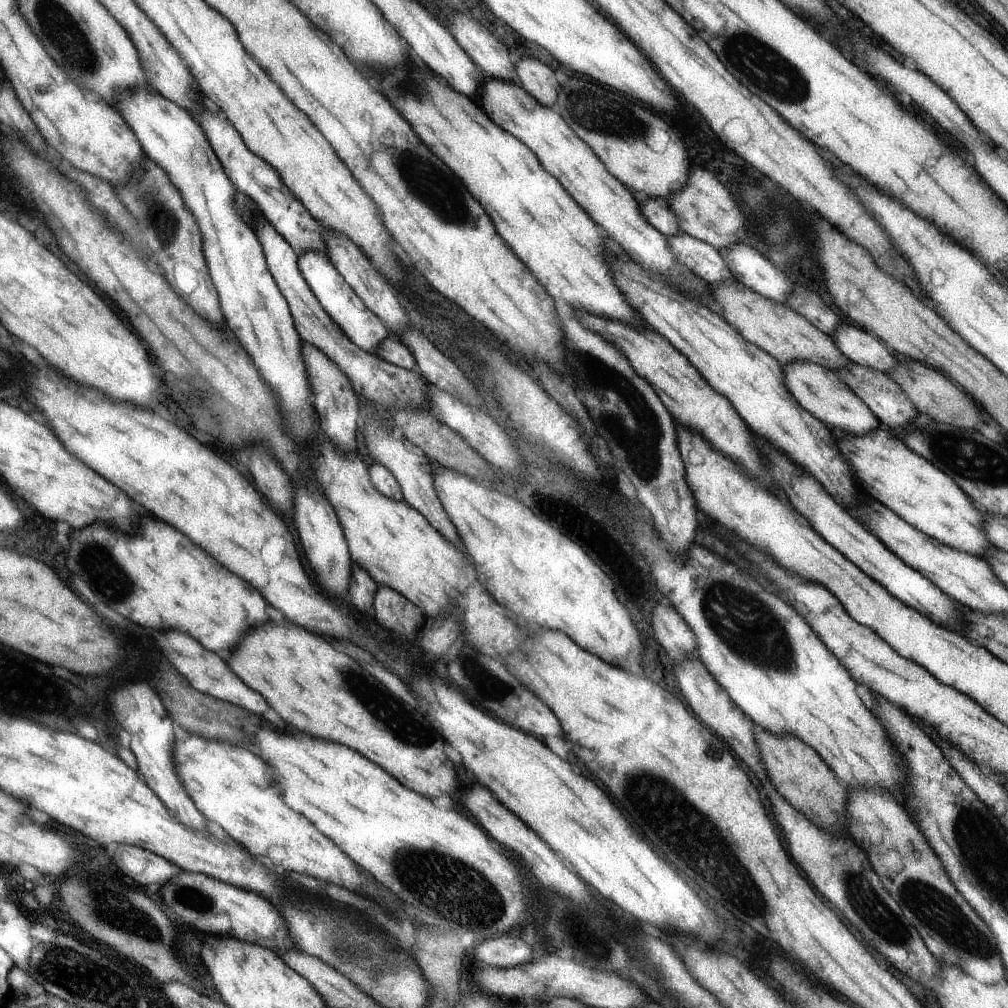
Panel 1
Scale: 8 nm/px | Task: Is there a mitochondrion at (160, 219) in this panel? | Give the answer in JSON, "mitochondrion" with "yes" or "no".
{"mitochondrion":"yes"}

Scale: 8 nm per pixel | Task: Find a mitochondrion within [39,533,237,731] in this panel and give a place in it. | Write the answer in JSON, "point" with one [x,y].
{"point":[114,577]}

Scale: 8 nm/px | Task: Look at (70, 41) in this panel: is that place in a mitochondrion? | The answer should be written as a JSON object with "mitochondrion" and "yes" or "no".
{"mitochondrion":"yes"}

